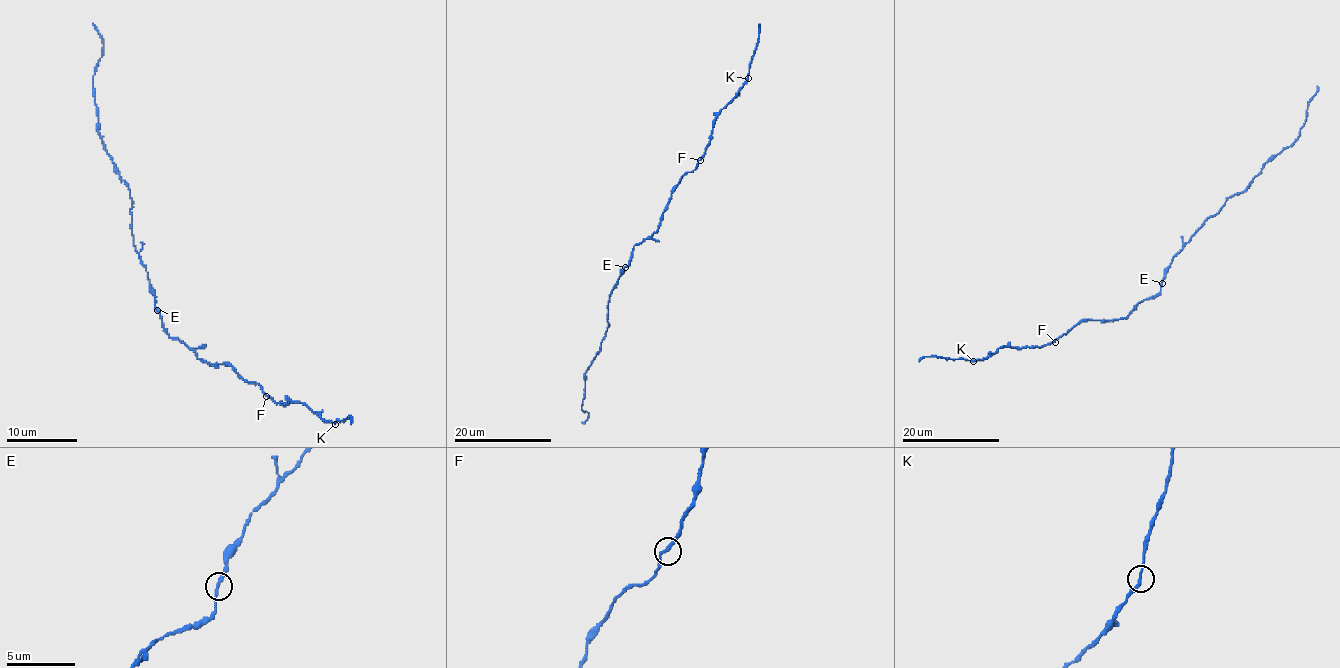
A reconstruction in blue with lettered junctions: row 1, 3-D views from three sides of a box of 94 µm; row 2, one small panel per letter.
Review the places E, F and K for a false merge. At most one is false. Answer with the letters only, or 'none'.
none

